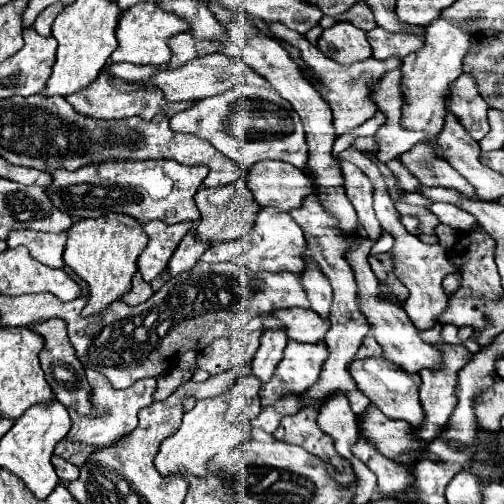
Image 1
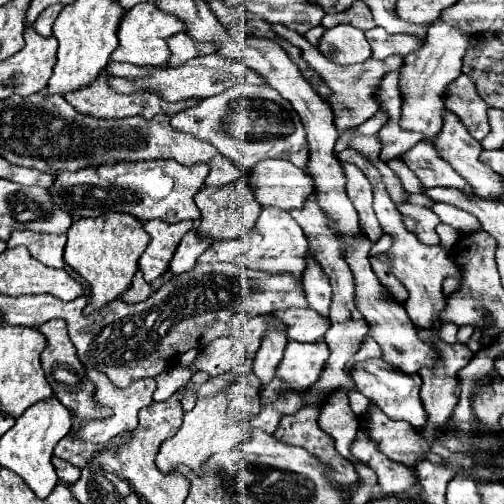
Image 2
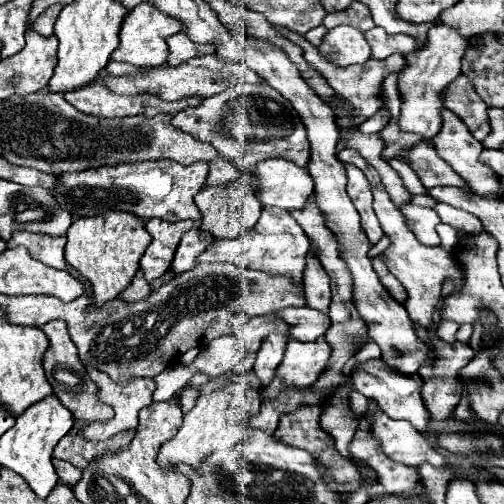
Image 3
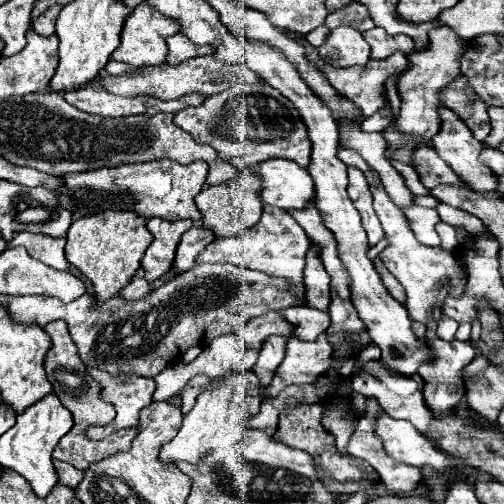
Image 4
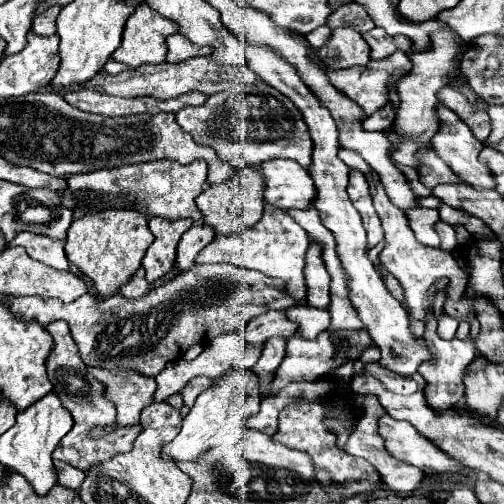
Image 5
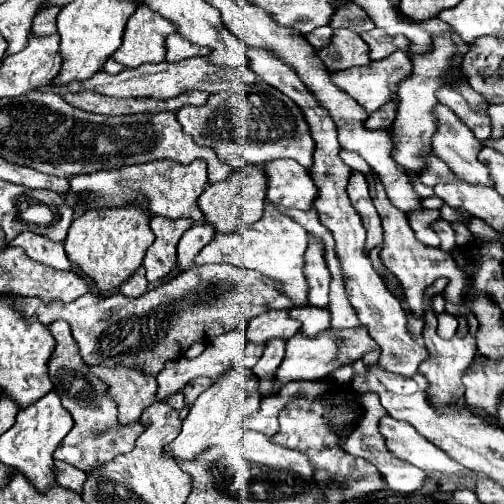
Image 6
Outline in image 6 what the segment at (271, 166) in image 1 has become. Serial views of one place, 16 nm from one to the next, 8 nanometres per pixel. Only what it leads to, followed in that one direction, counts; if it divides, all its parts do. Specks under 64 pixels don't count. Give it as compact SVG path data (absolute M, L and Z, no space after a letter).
M272 160L262 164L266 176L266 202L282 208L308 210L316 198L310 172L296 160Z

